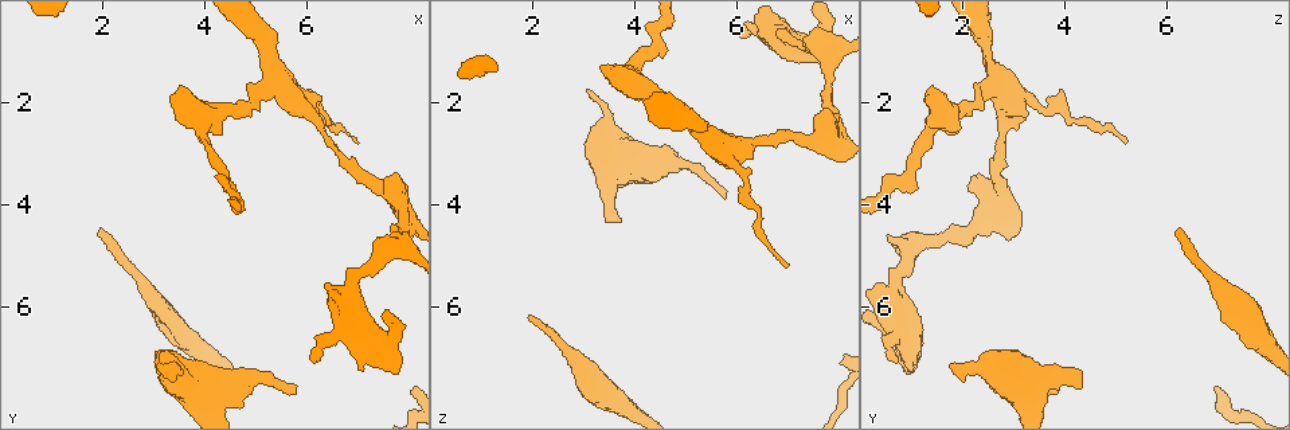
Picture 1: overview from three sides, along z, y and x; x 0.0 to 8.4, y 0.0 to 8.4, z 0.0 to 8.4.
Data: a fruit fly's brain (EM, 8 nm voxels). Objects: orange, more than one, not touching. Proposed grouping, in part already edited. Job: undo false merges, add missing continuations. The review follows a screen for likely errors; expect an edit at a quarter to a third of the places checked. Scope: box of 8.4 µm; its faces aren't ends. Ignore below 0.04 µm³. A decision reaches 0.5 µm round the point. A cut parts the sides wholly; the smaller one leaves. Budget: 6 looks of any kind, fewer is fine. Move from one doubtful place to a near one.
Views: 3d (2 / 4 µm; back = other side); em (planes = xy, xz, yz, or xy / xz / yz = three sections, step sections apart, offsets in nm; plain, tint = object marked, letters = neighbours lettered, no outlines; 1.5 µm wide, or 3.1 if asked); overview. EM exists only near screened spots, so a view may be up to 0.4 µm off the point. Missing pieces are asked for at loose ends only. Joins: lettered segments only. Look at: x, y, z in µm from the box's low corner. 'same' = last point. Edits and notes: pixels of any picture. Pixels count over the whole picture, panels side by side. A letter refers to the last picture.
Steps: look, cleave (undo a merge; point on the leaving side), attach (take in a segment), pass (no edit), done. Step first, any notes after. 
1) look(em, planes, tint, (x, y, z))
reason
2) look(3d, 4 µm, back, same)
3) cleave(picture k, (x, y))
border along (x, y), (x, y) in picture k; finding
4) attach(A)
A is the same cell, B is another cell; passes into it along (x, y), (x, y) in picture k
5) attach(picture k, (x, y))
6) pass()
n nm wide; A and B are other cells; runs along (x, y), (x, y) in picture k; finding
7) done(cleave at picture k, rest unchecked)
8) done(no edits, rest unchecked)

look(3d, 4 µm, (5.55, 1.80, 2.75))

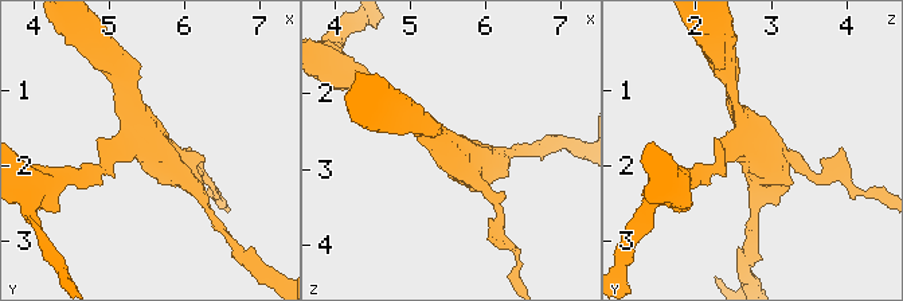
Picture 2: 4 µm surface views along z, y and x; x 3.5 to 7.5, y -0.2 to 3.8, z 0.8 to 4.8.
look(em, planes, tint, (5.50, 1.75, 2.70))
4 arms

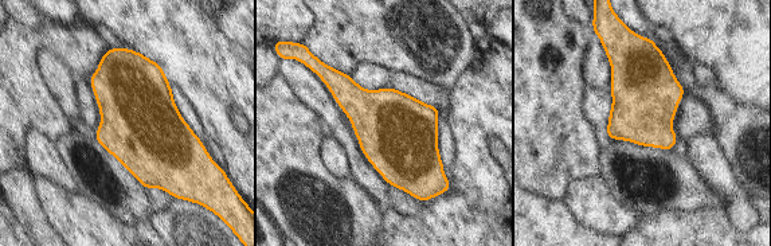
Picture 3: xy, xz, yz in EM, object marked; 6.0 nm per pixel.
look(em, planes, letters, same)

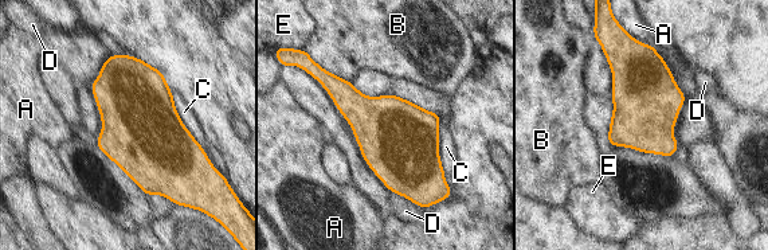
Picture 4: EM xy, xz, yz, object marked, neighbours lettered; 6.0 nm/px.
pass()
C touches over 380 nm; A, B, C, D and E are other cells; border along (171, 92), (179, 118), (202, 147) in picture 4; all the same neuron

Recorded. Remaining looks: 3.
look(3d, 2 µm, (4.65, 3.75, 1.00))
free end

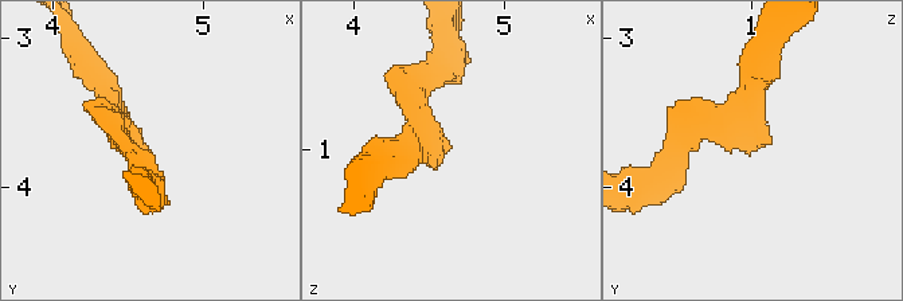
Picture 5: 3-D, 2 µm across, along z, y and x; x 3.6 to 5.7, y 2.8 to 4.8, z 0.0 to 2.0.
look(em, yz, step 4, tint, (4.64, 3.78, 0.98))

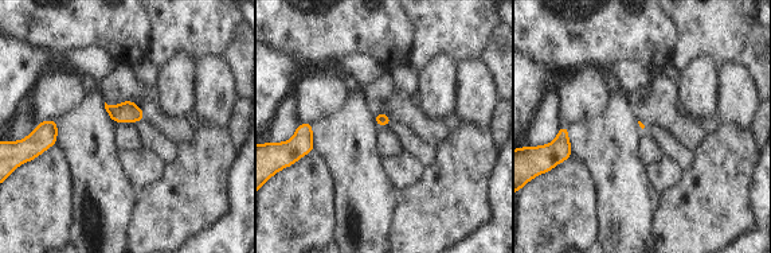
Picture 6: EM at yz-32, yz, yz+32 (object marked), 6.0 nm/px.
look(em, planes, letters, same)
cut it another way

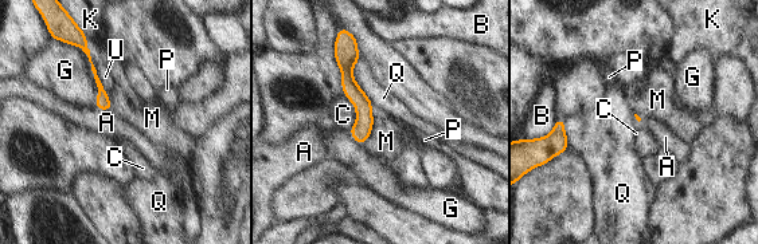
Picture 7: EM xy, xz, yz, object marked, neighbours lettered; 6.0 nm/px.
pass()
A, B, C, G, K, M, P, Q and U are other cells; arms of 170, 180 nm; no lettered segment goes on from it

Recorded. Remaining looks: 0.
done(no edits, rest unchecked)

